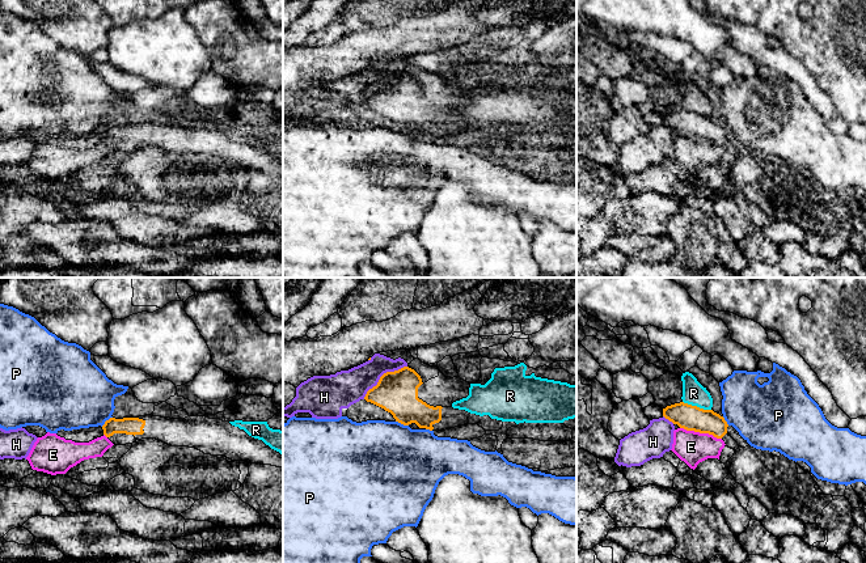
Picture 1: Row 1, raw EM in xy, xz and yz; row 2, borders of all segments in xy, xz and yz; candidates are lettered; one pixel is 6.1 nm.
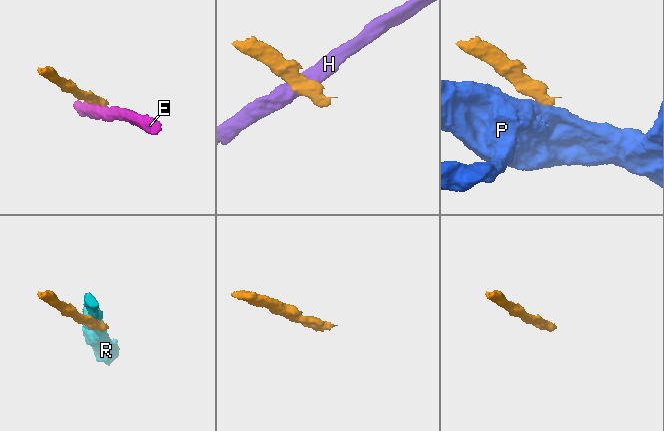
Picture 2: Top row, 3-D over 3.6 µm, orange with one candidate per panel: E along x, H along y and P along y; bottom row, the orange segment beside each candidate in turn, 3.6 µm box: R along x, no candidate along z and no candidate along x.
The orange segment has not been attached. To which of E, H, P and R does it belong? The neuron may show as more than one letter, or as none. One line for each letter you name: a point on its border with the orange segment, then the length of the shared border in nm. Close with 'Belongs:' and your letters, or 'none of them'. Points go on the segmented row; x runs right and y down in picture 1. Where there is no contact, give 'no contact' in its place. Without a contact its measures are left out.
Belongs: none of them

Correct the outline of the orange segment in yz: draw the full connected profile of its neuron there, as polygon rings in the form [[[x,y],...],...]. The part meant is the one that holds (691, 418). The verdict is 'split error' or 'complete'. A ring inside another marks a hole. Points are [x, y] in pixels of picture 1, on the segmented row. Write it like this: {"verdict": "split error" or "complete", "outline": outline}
{"verdict": "complete", "outline": [[[684,402],[663,409],[663,416],[687,431],[709,433],[717,439],[727,433],[728,424],[723,416]]]}

